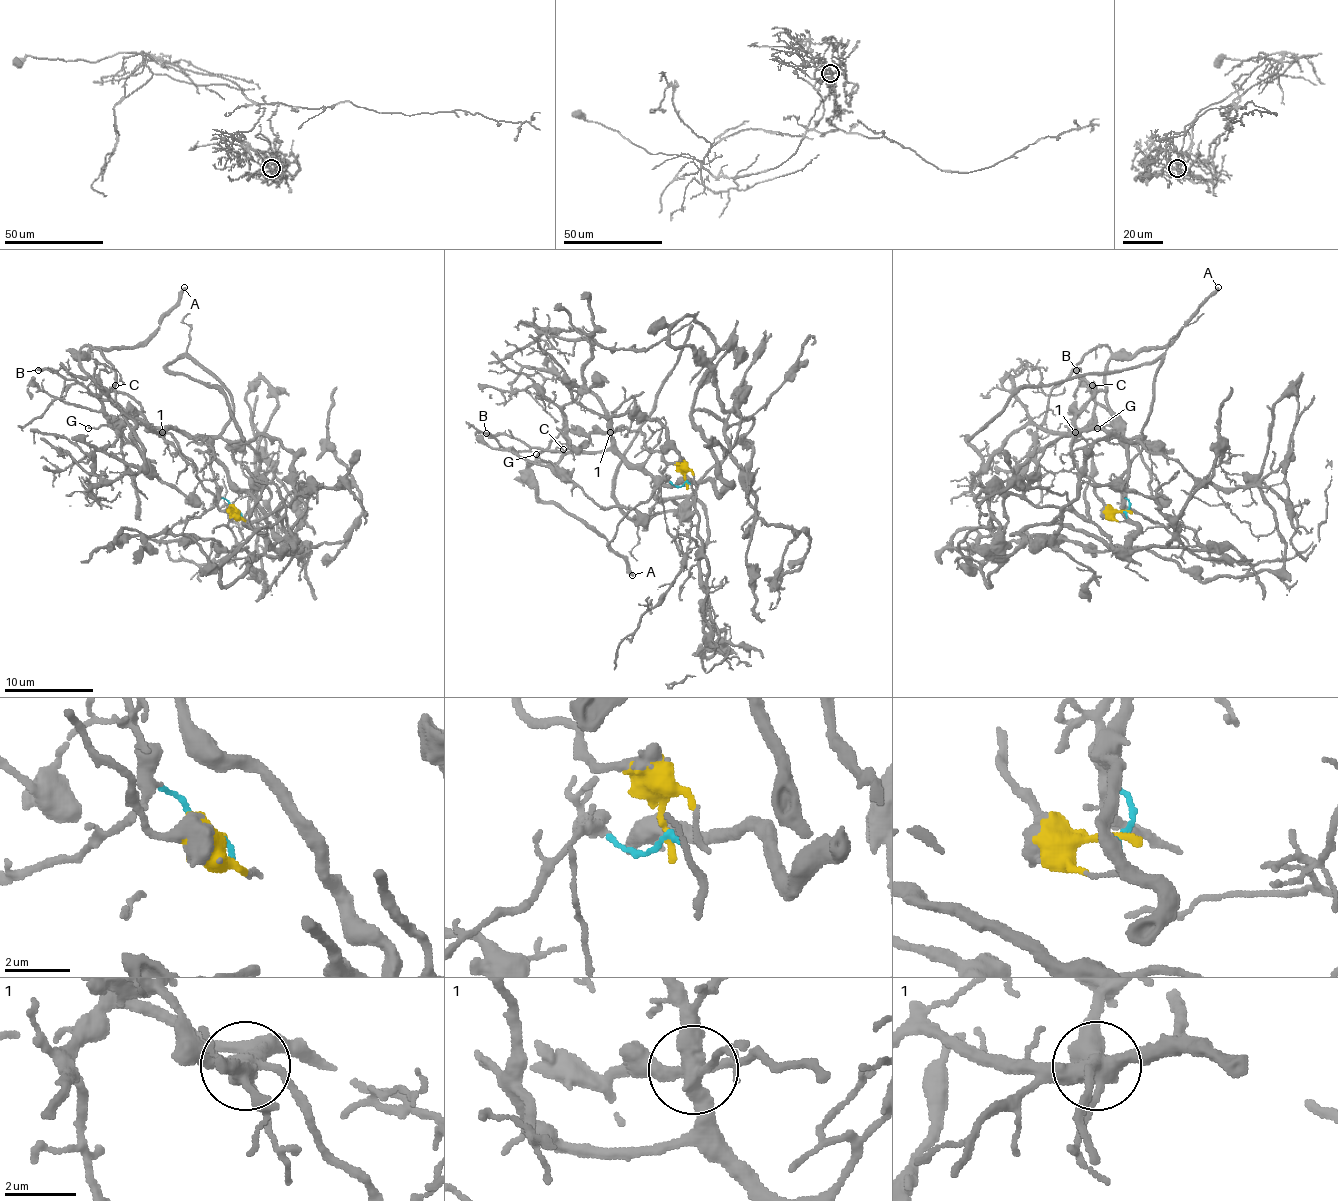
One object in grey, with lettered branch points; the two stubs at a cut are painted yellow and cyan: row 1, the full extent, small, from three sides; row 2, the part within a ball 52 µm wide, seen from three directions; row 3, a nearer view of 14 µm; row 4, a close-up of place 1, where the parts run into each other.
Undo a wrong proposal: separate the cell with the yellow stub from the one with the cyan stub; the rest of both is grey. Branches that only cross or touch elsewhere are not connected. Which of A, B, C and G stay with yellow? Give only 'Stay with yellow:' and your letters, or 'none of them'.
Stay with yellow: A, G

